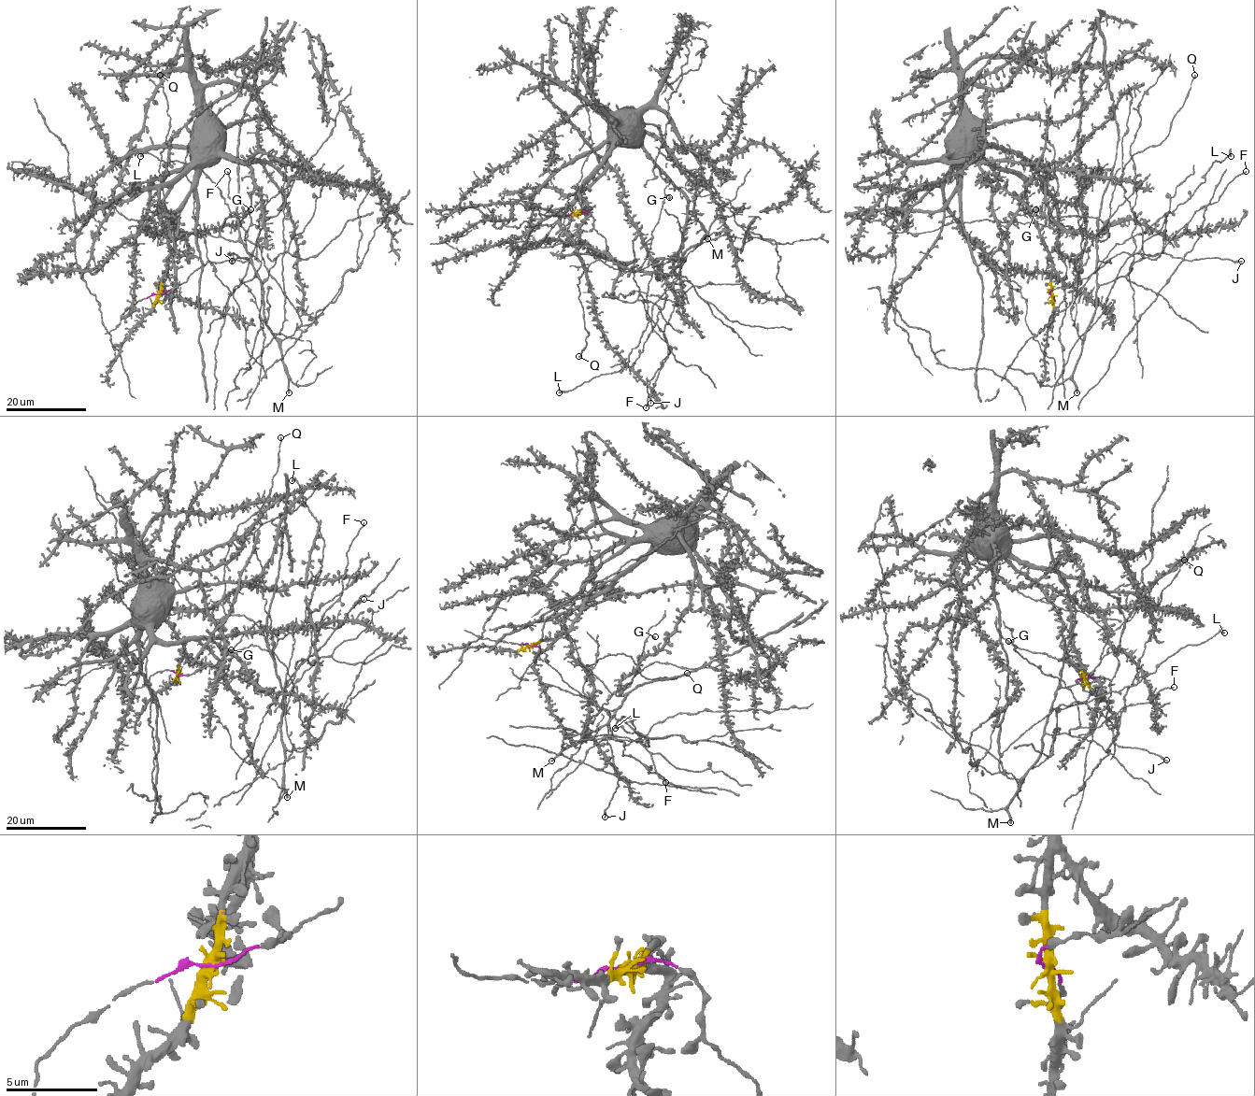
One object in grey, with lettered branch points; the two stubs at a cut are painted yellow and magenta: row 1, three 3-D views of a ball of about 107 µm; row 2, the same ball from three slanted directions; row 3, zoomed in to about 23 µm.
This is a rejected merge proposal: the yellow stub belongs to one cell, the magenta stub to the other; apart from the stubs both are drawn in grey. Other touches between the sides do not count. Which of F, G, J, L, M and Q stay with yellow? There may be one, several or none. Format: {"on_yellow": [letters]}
{"on_yellow": []}

